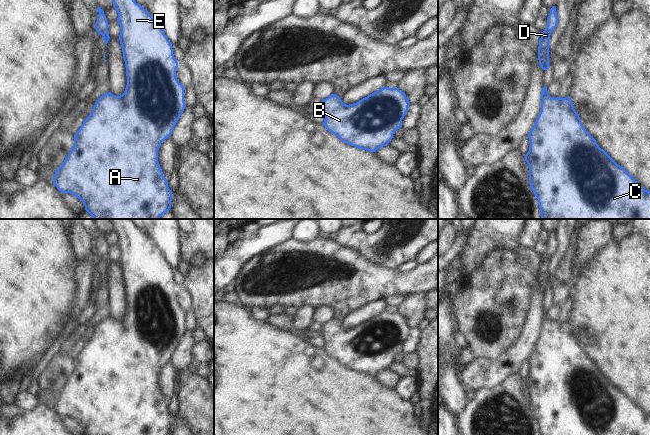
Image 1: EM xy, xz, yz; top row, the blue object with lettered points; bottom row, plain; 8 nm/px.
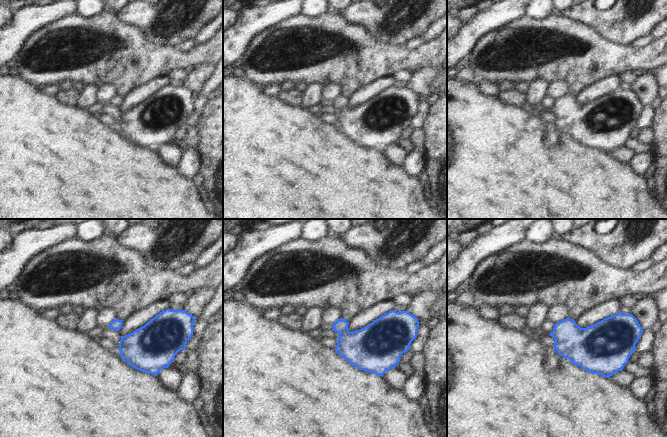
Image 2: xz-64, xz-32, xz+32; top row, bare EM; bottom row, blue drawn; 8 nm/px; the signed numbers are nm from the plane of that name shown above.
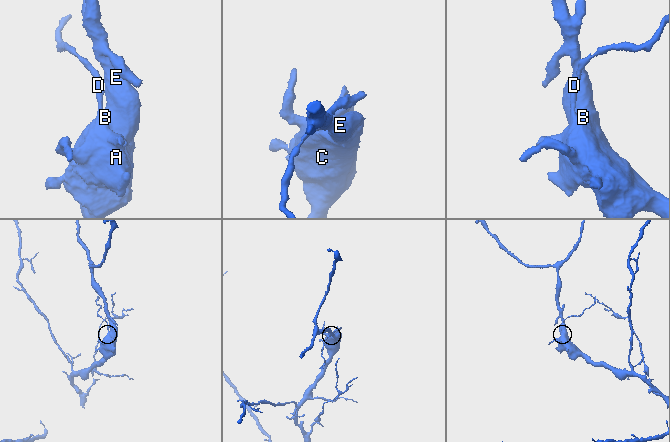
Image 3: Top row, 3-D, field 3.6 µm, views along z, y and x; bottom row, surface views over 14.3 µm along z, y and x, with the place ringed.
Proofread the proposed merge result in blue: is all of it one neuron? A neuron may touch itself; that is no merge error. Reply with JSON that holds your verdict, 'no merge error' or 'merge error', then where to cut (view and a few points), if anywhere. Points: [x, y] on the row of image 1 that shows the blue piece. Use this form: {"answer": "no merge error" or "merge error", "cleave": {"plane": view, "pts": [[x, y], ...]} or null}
{"answer": "no merge error", "cleave": null}

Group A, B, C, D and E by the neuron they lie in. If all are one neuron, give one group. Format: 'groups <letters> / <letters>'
groups A B C D E

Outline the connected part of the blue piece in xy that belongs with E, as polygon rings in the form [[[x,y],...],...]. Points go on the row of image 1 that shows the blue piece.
[[[112,0],[113,6],[118,13],[117,21],[121,27],[120,44],[126,67],[127,85],[122,95],[116,96],[108,92],[95,102],[90,115],[85,119],[78,132],[74,135],[74,144],[62,165],[56,170],[53,176],[53,185],[62,193],[70,193],[80,199],[85,210],[94,219],[159,219],[164,213],[170,210],[172,191],[168,187],[168,181],[164,178],[162,169],[158,162],[158,150],[161,143],[169,138],[172,131],[182,115],[186,105],[184,102],[184,87],[176,78],[178,62],[174,58],[172,43],[164,34],[162,27],[153,19],[149,12],[134,0]]]

